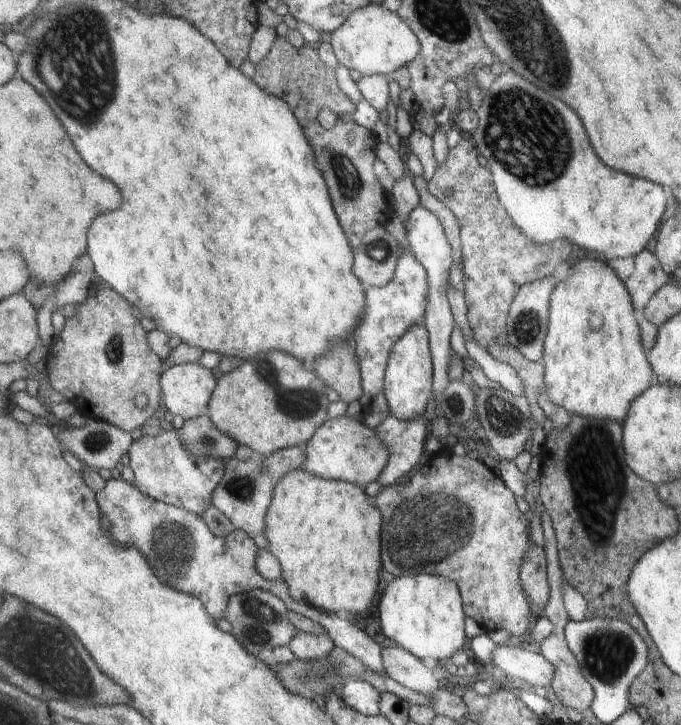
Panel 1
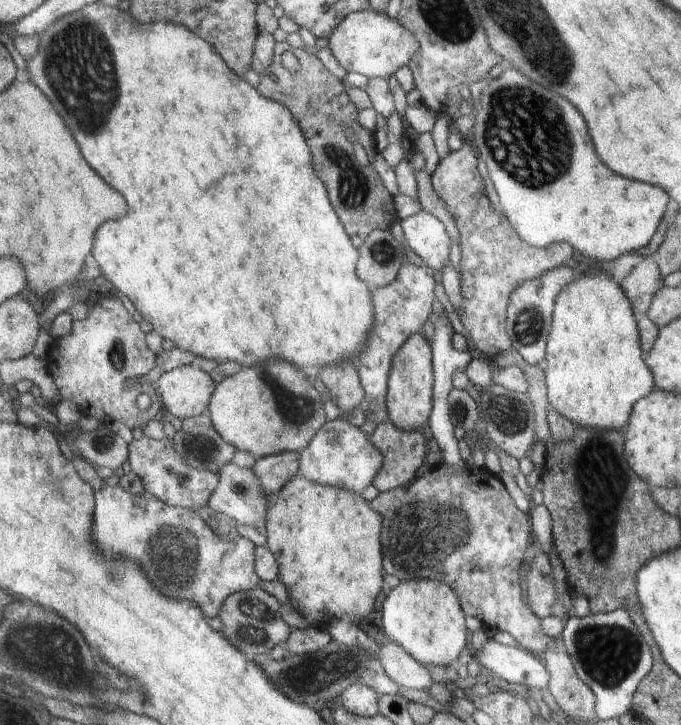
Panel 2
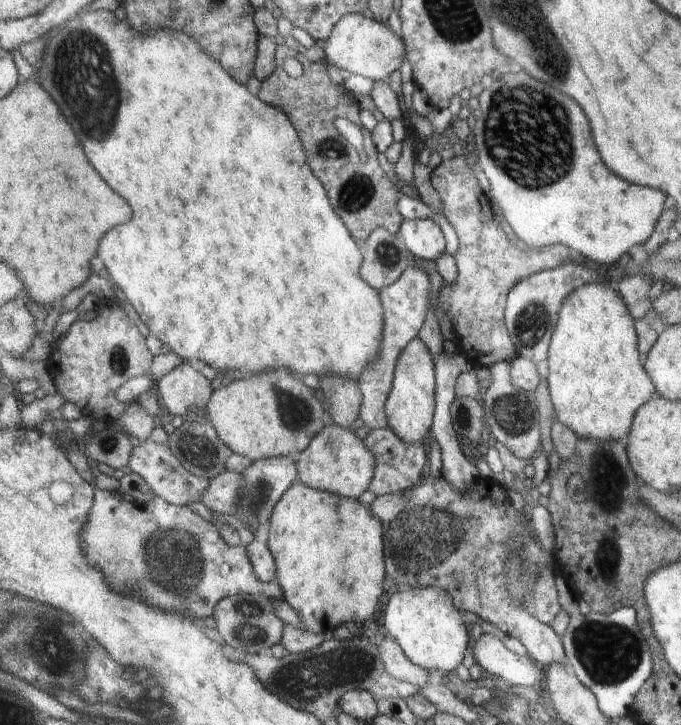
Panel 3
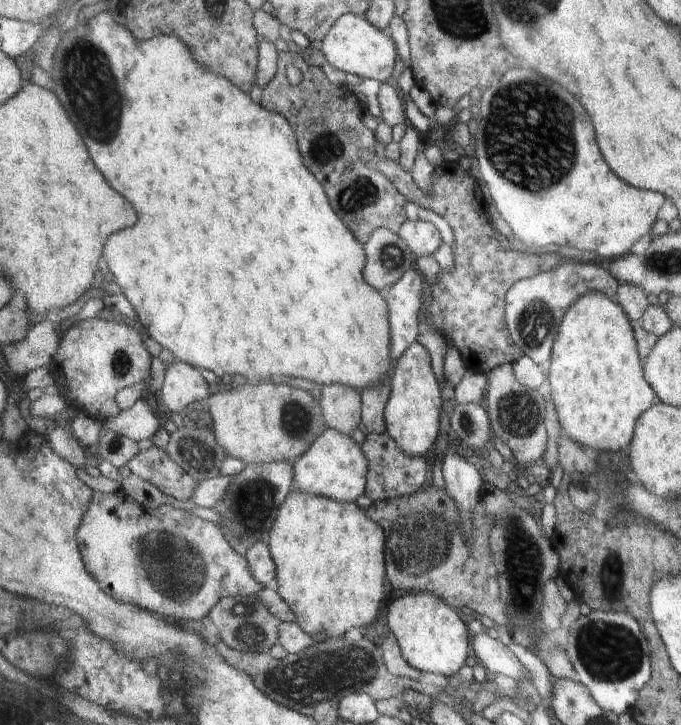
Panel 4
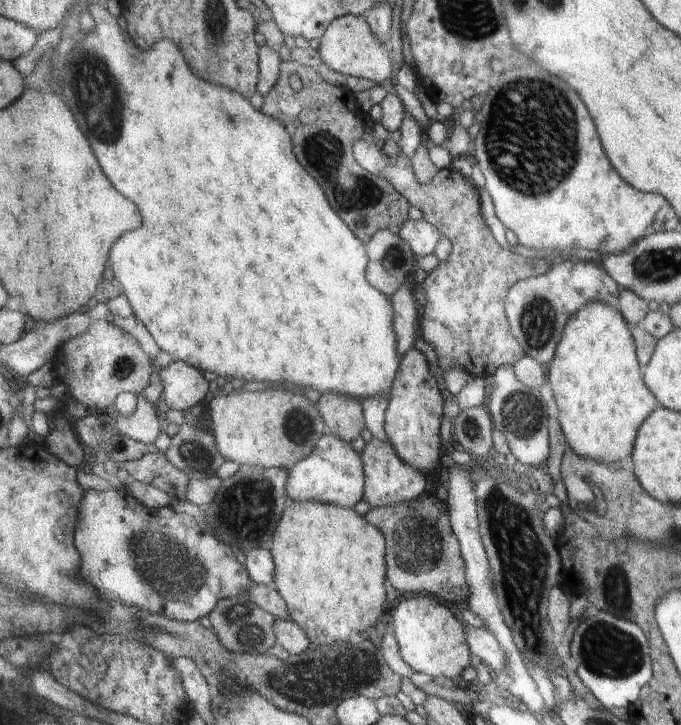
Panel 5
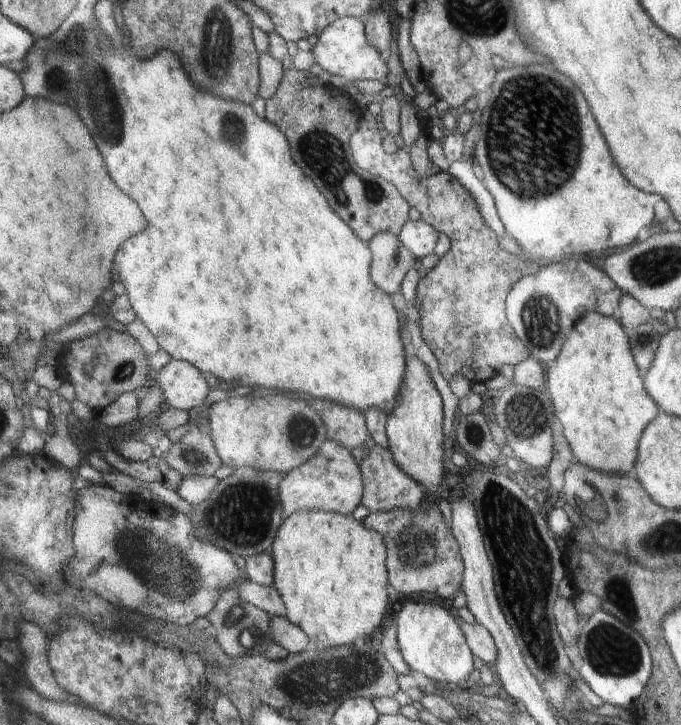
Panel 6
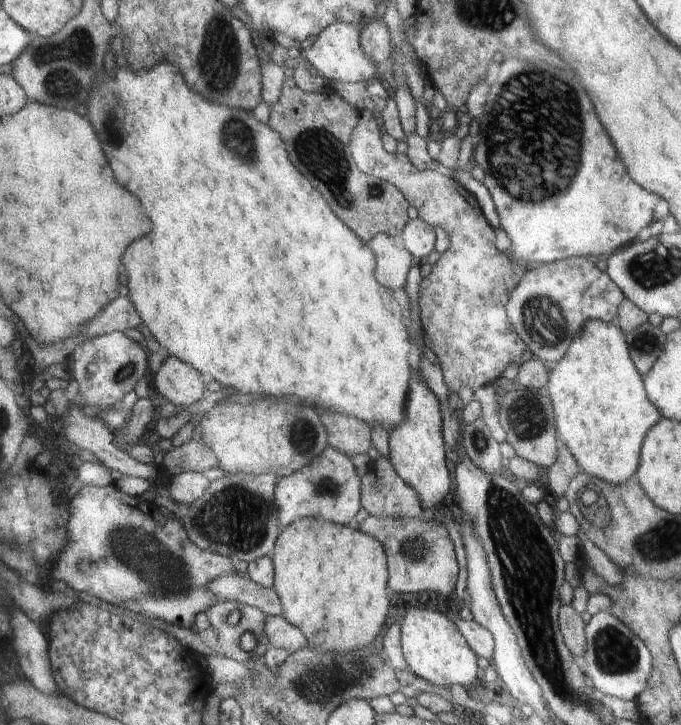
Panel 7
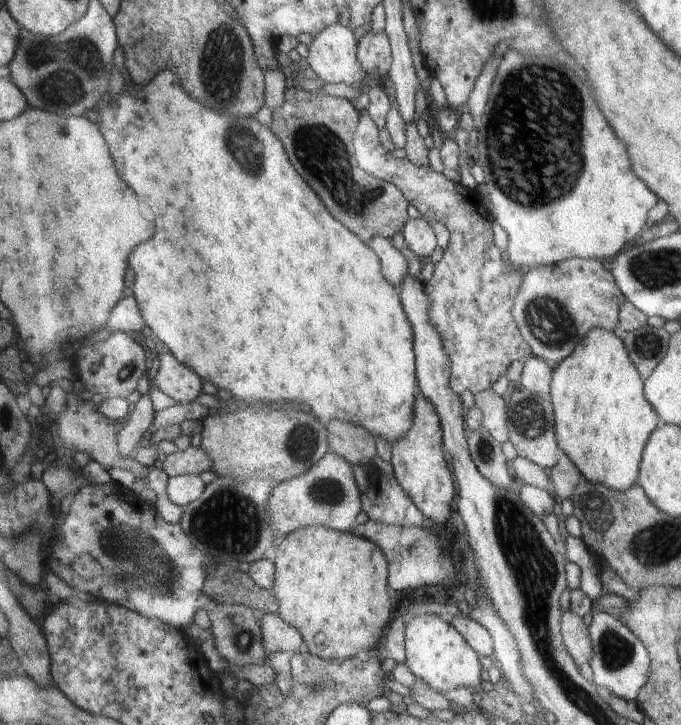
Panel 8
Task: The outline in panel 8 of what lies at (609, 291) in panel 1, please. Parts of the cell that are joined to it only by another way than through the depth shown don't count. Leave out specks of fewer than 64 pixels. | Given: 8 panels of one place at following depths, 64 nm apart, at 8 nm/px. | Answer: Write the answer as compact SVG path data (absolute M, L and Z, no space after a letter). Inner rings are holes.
M590 328L584 342L574 348L574 356L568 356L554 368L550 386L550 399L557 417L557 439L563 454L568 455L588 482L604 484L620 492L630 490L638 476L642 448L646 446L652 430L658 428L660 416L644 398L640 374L624 348L622 335L602 328Z

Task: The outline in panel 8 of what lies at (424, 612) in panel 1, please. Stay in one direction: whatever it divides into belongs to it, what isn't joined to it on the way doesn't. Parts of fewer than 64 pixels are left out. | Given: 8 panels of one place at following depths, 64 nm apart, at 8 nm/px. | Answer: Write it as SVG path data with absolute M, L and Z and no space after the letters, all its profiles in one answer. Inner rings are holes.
M425 613L412 618L404 628L404 646L406 646L406 664L409 671L439 693L454 690L458 686L470 686L474 691L474 686L480 682L482 666L477 651L470 644L466 644L465 637L453 625L444 622L442 618L438 618L438 615Z

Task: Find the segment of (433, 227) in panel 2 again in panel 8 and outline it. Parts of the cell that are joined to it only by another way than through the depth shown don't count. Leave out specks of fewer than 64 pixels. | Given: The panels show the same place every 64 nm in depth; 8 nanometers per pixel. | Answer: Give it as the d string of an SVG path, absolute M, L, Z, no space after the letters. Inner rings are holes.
M420 217L406 220L402 228L406 246L423 262L436 250L437 238L434 238L435 232L432 232L432 227L428 221Z

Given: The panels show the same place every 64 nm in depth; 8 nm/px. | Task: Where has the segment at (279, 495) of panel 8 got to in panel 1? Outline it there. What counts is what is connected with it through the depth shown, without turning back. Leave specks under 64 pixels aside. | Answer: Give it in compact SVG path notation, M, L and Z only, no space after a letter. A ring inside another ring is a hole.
M348 415L332 418L322 423L313 438L307 443L305 451L306 460L304 460L303 469L306 472L310 472L310 474L314 474L318 478L324 478L324 480L350 482L350 484L362 486L362 488L366 488L370 482L374 482L374 480L376 481L380 478L386 468L386 464L389 464L390 457L388 448L378 438L375 429L368 428L363 422L357 421Z

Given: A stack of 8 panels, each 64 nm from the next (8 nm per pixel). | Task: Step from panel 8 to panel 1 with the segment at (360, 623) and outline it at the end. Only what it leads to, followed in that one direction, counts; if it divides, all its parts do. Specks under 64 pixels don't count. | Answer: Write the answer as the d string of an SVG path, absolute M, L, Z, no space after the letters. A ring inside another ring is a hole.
M303 468L294 470L294 472L288 472L284 478L278 480L278 484L273 486L272 505L269 507L268 514L265 516L265 532L263 533L268 539L268 546L270 546L270 552L276 557L276 560L280 563L282 569L281 579L286 581L289 585L290 596L296 600L296 602L302 602L306 606L312 606L316 610L322 610L322 612L328 612L332 610L334 614L338 610L346 610L346 612L364 612L374 596L376 596L376 590L378 590L378 572L380 572L380 530L382 530L382 514L380 510L376 508L377 505L370 504L368 502L368 496L354 484L350 482L340 482L337 480L324 480L324 478L318 478L310 472L306 472Z

